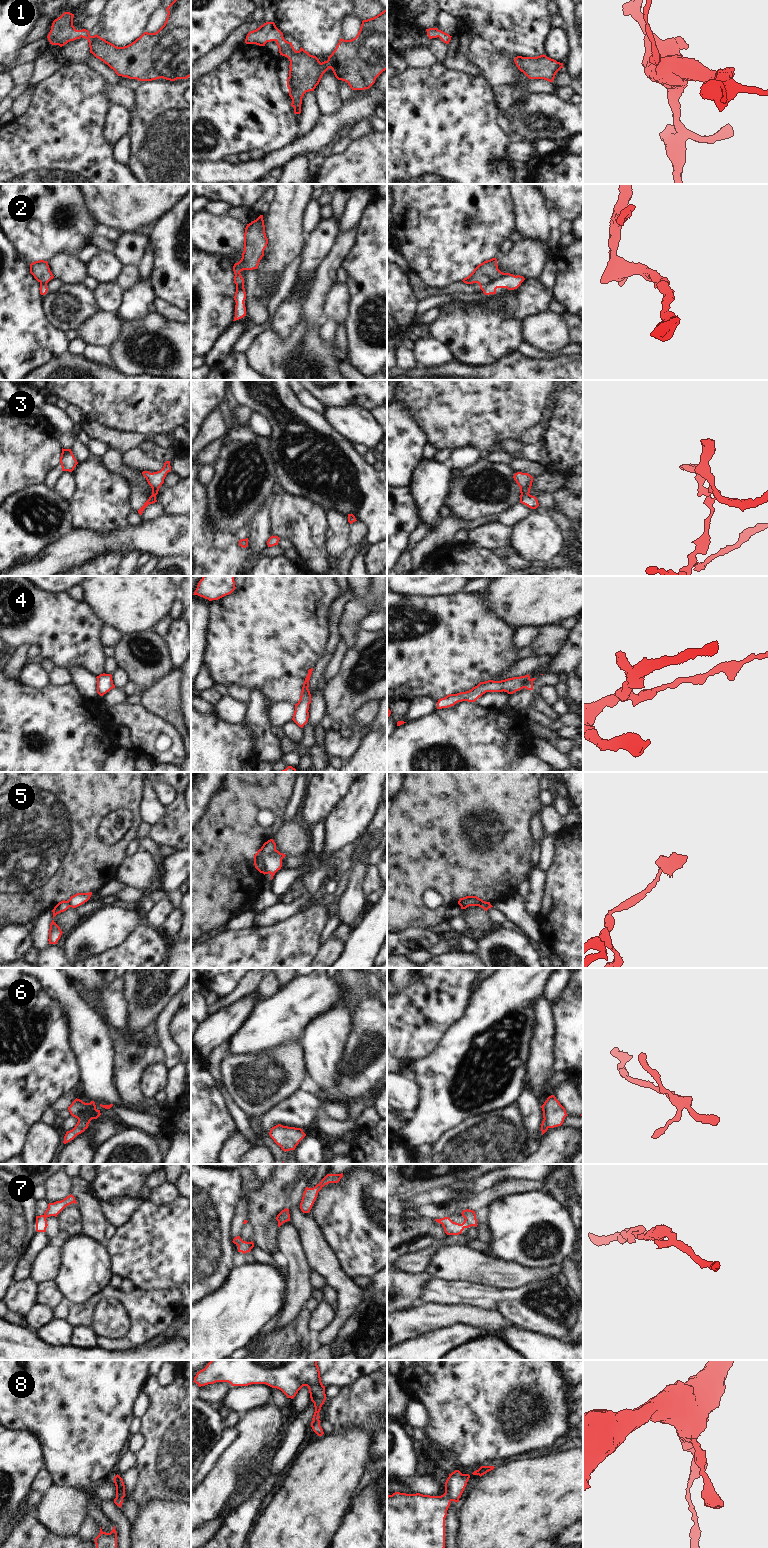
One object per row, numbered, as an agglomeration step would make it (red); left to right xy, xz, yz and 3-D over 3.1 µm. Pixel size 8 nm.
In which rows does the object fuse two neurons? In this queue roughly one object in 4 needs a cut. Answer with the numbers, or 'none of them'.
none of them

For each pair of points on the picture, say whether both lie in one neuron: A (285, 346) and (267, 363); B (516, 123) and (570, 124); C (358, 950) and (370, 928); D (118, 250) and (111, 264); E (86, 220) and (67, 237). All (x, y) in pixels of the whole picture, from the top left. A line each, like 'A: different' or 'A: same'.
A: same
B: same
C: same
D: different
E: same

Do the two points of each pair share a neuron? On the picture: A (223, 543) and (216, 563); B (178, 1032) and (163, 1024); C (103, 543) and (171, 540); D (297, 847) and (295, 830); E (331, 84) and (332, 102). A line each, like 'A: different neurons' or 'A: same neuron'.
A: same neuron
B: different neurons
C: same neuron
D: same neuron
E: same neuron

